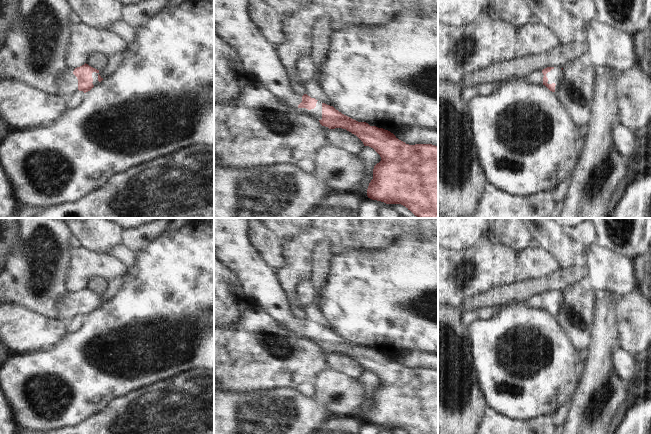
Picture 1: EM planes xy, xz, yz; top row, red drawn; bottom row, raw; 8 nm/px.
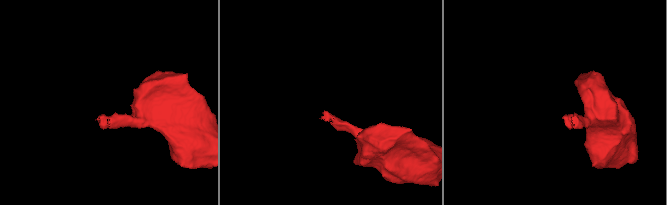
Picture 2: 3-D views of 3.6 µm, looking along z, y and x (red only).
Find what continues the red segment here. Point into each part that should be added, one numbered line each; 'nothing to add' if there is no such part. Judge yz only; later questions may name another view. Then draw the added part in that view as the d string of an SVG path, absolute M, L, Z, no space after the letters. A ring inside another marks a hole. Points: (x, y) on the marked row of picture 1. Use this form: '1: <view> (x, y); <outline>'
1: yz (555, 75); M555 67L550 72L548 72L546 76L548 78L548 82L547 82L548 84L552 84L552 83L556 84L555 86L555 92L556 92L563 79L563 70L560 67Z

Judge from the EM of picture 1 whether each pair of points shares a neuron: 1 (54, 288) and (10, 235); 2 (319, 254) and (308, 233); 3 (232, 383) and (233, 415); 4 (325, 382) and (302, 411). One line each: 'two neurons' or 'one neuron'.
1: two neurons
2: two neurons
3: two neurons
4: two neurons

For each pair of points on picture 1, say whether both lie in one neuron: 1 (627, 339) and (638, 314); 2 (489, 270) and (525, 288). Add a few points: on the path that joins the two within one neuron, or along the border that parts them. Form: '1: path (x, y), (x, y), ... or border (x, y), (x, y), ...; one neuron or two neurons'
1: path (633, 333), (636, 330), (636, 320); one neuron
2: border (538, 277), (492, 289); two neurons

